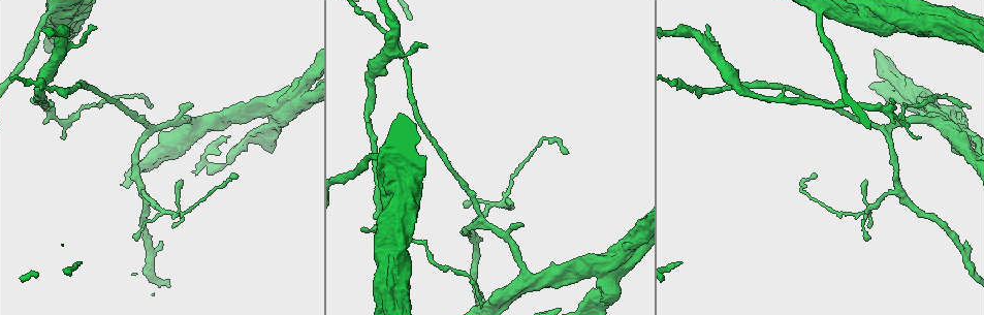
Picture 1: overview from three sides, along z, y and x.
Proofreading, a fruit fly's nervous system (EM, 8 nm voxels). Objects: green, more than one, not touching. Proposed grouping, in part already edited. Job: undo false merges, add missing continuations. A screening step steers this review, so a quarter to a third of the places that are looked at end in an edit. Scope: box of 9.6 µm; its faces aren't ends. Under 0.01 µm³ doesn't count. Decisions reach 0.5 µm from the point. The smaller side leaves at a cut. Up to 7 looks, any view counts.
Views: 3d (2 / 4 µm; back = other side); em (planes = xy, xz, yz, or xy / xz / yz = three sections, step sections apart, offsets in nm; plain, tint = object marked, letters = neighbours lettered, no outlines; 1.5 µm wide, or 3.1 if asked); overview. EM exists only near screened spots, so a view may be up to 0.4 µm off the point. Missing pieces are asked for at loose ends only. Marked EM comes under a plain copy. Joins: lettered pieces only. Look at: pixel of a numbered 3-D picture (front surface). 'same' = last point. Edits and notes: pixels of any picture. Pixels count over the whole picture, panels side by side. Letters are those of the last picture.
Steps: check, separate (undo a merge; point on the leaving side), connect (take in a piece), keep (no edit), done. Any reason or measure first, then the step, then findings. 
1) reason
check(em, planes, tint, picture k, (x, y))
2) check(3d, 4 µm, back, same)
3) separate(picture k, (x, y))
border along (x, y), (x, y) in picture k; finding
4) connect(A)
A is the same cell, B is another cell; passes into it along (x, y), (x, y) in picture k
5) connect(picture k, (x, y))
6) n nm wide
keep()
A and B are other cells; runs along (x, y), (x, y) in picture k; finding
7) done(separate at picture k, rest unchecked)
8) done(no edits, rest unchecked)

thick turns thin
check(em, planes, letters, picture 1, (43, 22))

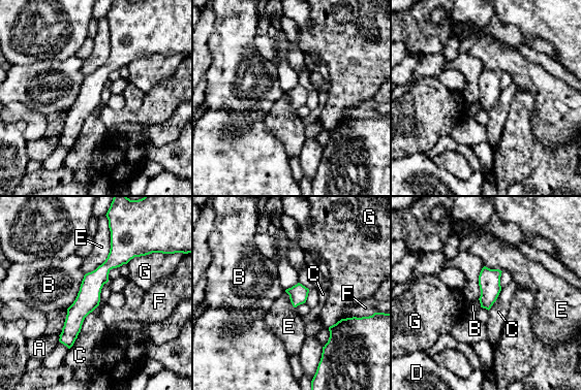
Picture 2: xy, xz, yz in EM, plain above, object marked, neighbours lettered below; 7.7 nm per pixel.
180 nm wide
keep()
A, B, C, D, E, F and G are other cells; runs along (115, 237), (68, 344) in picture 2; one cell here

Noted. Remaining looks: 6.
sharp bend
check(em, xz, step 4, tint, picture 1, (169, 210))

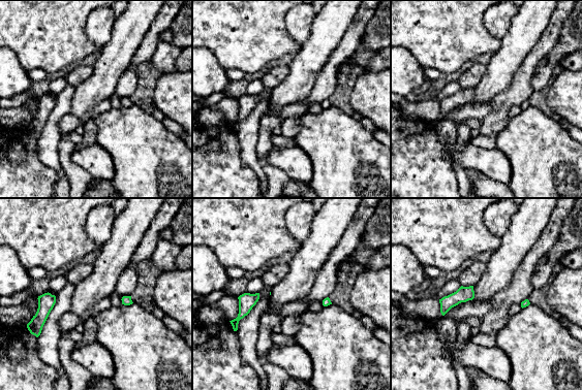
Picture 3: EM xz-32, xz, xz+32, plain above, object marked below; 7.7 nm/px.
cut it another way
check(em, planes, letters, same)

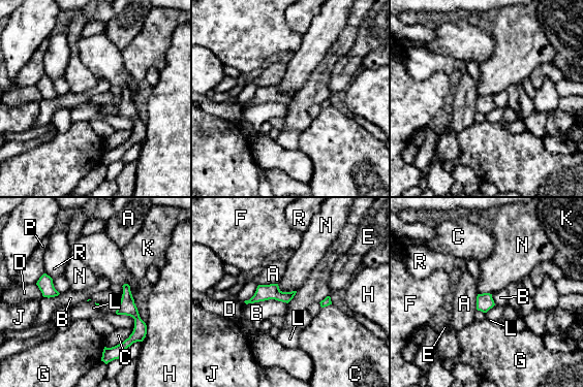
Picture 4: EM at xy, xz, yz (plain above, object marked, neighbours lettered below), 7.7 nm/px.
keep()
A, B, C, D, E, F, G, H, J, K, L, N, P and R are other cells; border along (277, 284), (282, 291), (296, 291) in picture 4; continuous, no second cell

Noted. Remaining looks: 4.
check(em, xz, step 8, tint, picture 1, (886, 127))

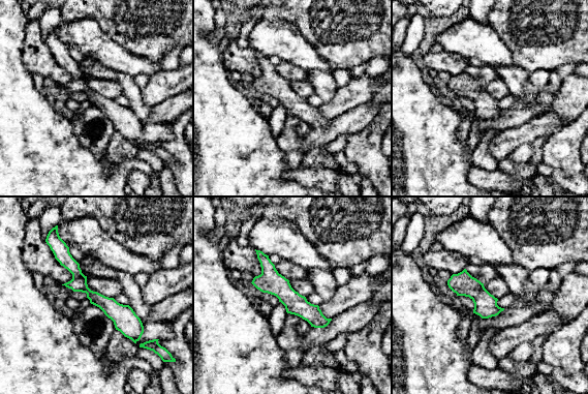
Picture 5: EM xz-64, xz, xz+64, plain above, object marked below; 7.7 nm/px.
cut it another way
check(em, planes, letters, same)

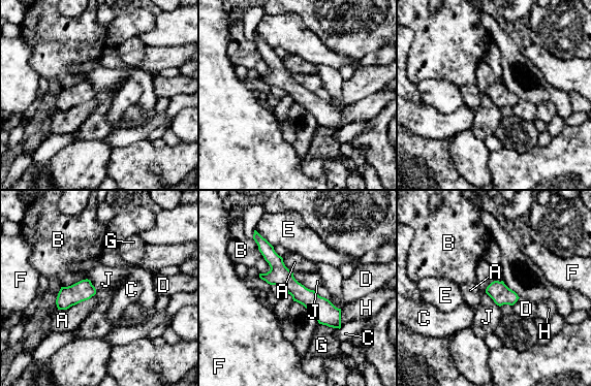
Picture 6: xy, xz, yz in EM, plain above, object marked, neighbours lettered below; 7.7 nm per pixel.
keep()
A, B, C, D, E, F, G, H and J are other cells; one cell here

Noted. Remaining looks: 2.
done(no edits, rest unchecked)

